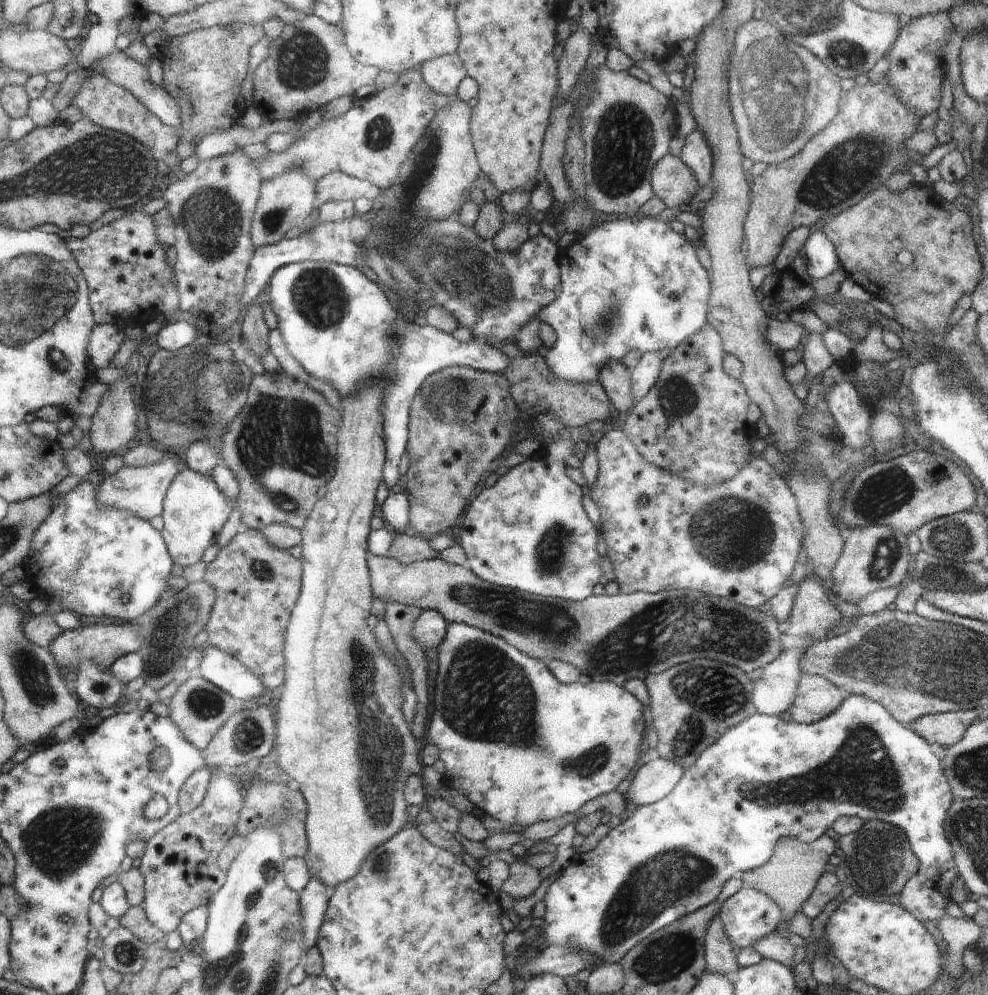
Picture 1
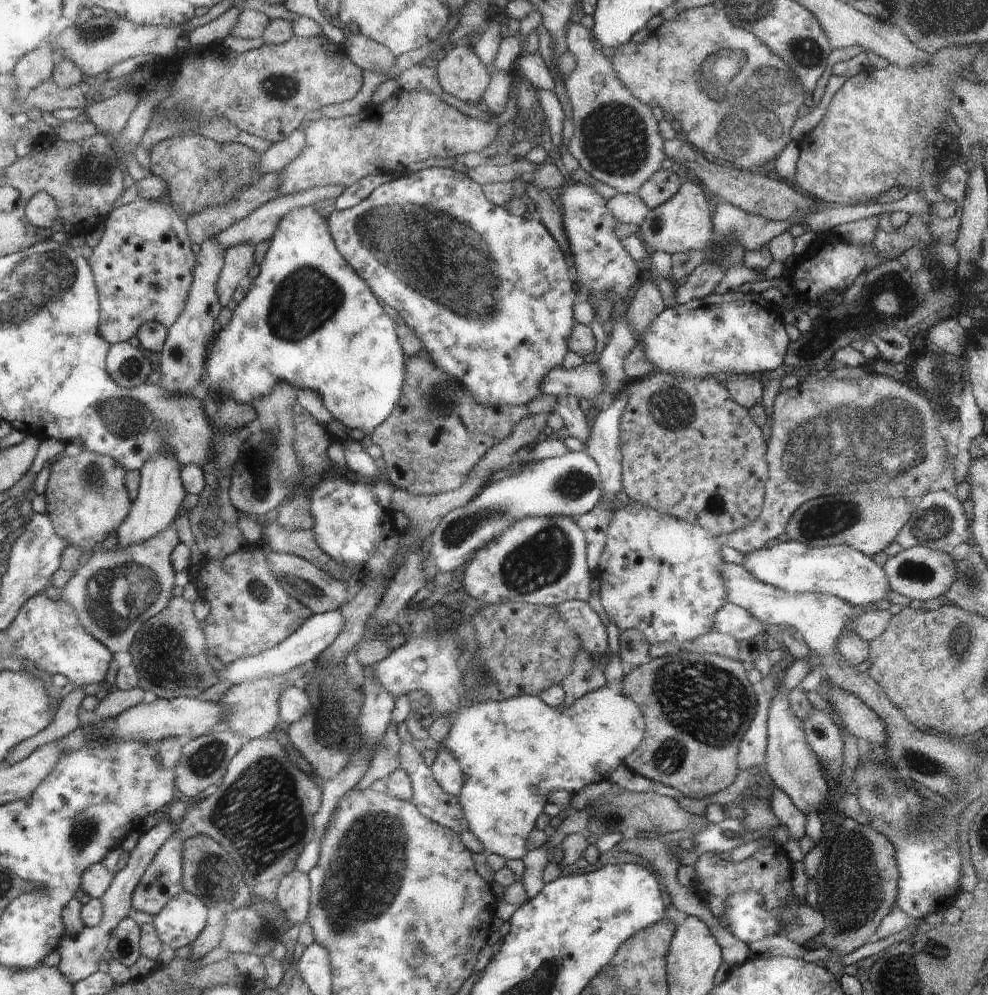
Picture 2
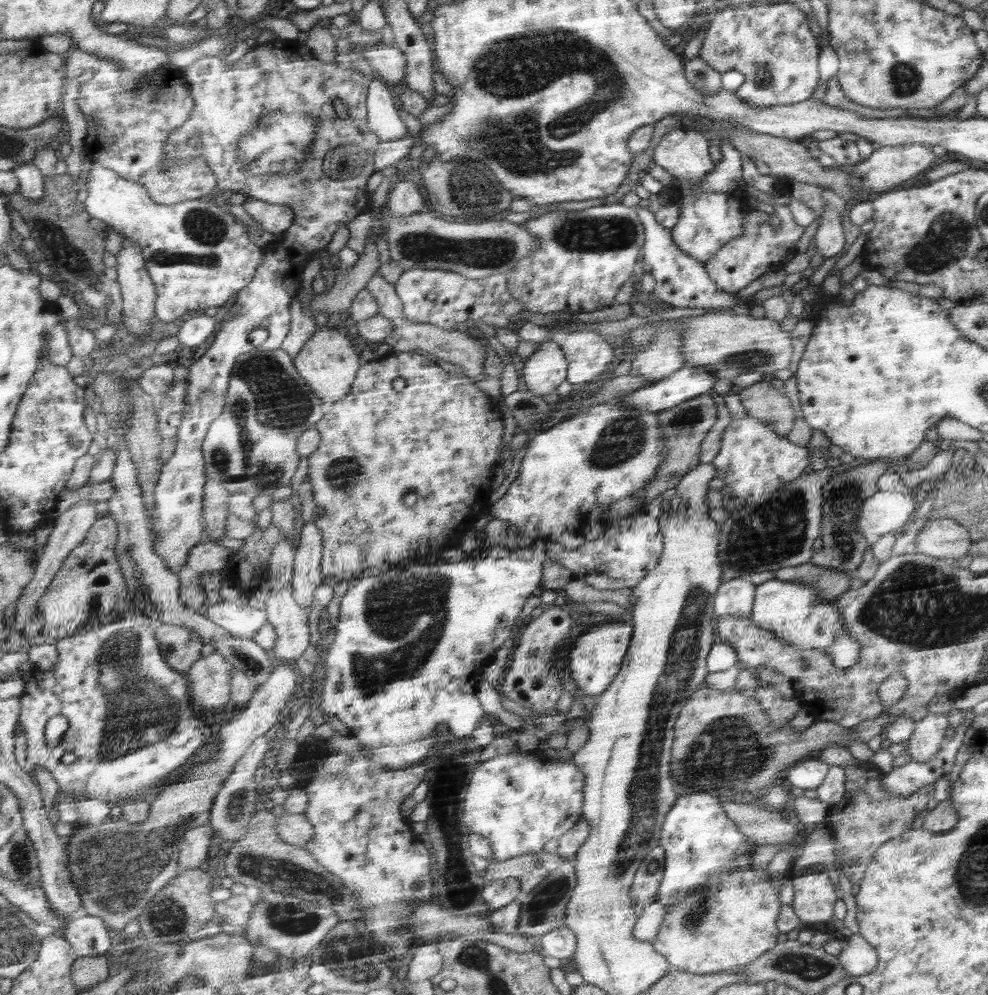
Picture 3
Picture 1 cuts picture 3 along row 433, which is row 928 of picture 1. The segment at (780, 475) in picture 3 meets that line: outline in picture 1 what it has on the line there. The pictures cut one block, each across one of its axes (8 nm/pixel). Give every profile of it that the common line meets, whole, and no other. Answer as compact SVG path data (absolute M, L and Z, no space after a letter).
M743 886L736 894L725 900L717 915L724 925L724 932L730 940L730 944L741 949L753 947L758 940L762 940L770 934L776 934L778 924L784 922L782 910L774 900L768 898L764 892L757 892L754 888L747 886Z

